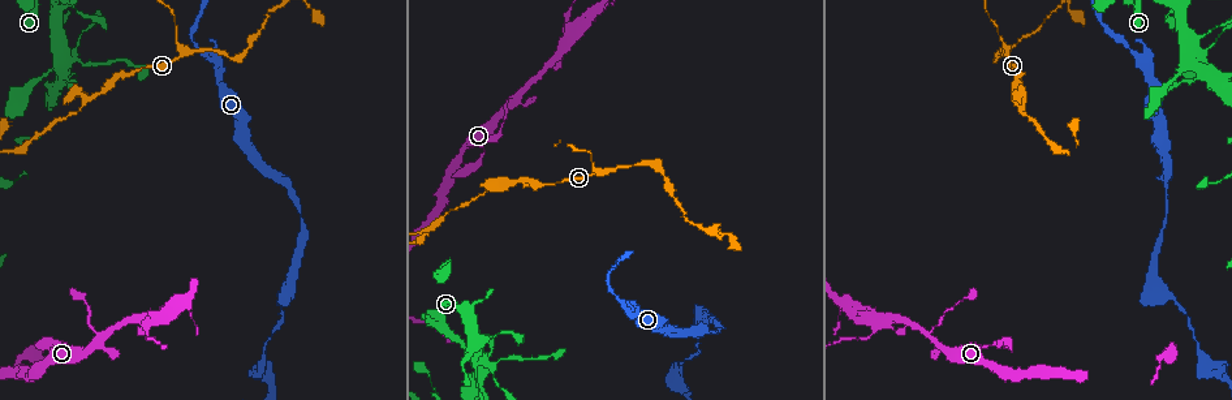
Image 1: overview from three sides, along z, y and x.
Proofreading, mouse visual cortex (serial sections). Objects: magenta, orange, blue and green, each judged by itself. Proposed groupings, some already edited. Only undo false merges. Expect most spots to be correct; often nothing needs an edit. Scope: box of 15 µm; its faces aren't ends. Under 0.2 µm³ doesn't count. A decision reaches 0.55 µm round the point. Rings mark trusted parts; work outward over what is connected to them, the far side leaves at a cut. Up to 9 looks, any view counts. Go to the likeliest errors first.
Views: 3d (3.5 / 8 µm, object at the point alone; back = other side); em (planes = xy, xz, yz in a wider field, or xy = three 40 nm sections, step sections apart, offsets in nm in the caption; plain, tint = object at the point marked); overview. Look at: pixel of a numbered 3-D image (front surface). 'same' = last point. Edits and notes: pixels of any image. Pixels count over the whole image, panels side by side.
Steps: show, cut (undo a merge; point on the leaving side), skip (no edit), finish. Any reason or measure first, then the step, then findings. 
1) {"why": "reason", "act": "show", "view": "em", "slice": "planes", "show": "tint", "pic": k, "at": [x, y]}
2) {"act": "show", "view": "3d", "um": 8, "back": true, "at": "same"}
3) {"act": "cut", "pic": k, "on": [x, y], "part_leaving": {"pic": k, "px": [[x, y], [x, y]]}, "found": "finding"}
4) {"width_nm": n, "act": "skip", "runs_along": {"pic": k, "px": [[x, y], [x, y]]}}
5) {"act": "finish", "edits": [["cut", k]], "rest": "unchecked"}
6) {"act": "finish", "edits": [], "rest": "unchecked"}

{"why": "side arm on a straight run", "act": "show", "view": "3d", "um": 3.5, "pic": 1, "at": [561, 50]}

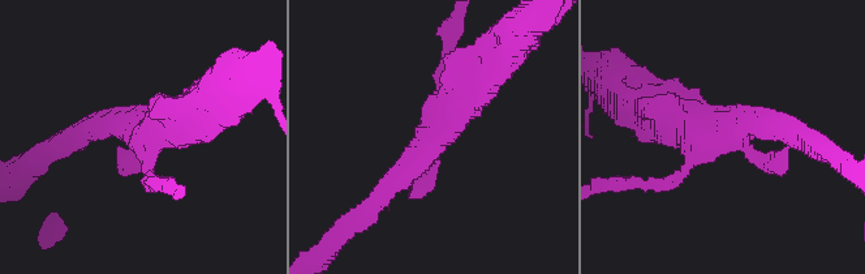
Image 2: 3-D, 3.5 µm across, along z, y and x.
{"act": "show", "view": "em", "slice": "planes", "show": "plain", "pic": 2, "at": [732, 126]}

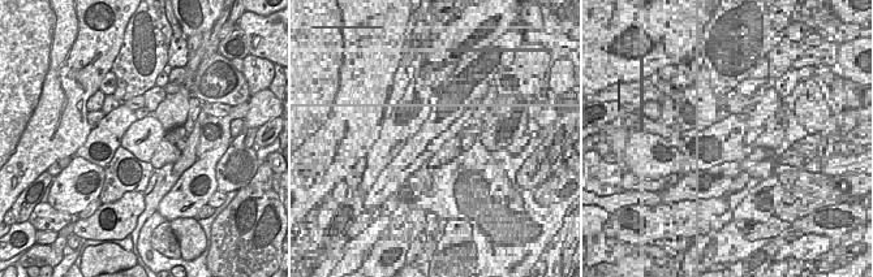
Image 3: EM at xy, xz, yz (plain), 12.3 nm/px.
{"why": "with the object marked", "act": "show", "view": "em", "slice": "planes", "show": "tint", "at": "same"}

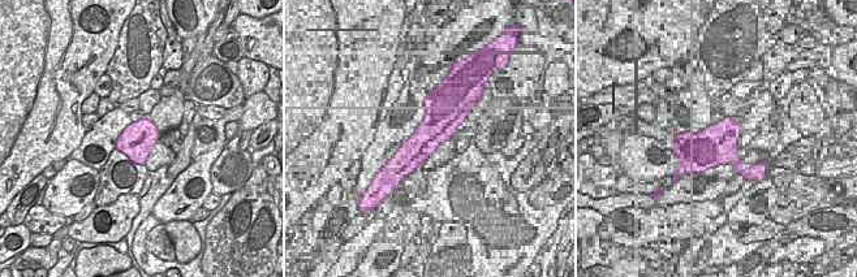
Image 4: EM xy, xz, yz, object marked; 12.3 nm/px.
{"act": "skip", "found": "one cell here"}

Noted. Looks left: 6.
{"why": "sharp bend", "act": "show", "view": "3d", "um": 3.5, "pic": 1, "at": [187, 51]}

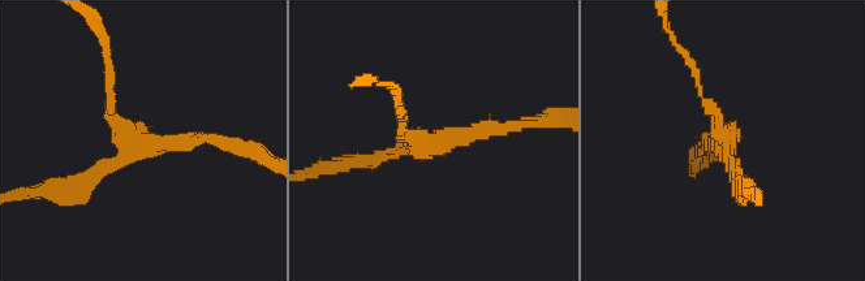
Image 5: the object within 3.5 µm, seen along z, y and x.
{"arms": 3, "arm_widths_nm": [100, 200, 200], "act": "show", "view": "em", "slice": "planes", "show": "tint", "pic": 5, "at": [141, 147]}

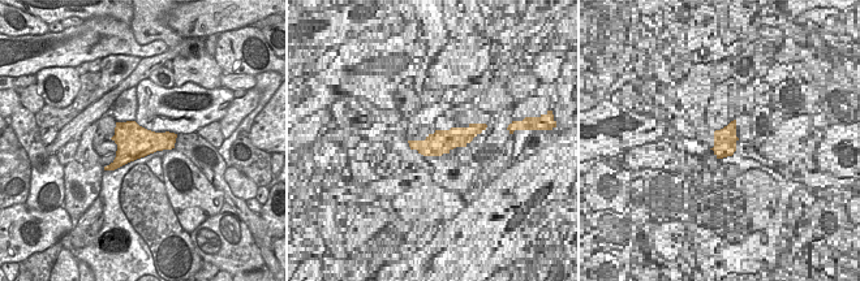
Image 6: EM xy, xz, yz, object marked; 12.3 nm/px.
{"act": "skip", "runs_along": {"pic": 5, "px": [[68, 189], [143, 145], [219, 141]]}, "found": "continuous, no second cell"}

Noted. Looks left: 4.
{"why": "a narrow waist", "act": "show", "view": "3d", "um": 3.5, "pic": 1, "at": [1187, 59]}

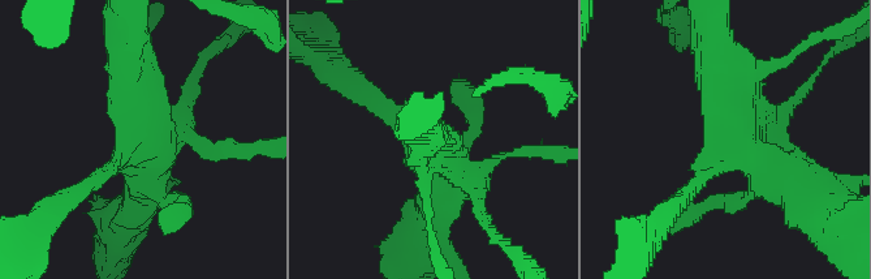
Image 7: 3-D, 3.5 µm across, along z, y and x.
{"why": "need the tissue", "act": "show", "view": "em", "slice": "xy", "step": 1, "show": "tint", "pic": 7, "at": [734, 144]}

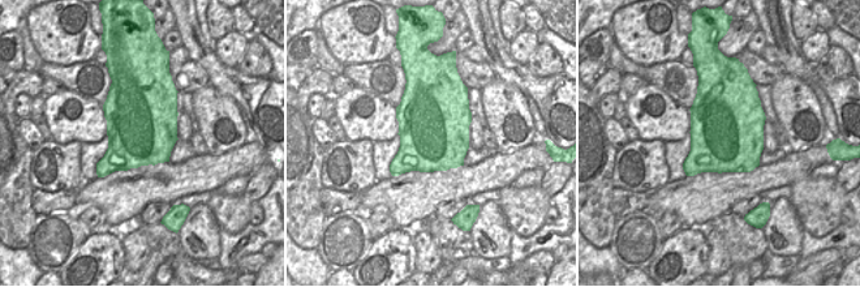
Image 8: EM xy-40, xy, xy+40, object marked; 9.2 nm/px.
{"act": "skip", "runs_along": {"pic": 7, "px": [[715, 44], [745, 147], [788, 184]]}, "found": "continuous, no second cell"}

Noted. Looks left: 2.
{"act": "finish", "edits": [], "rest": "unchecked"}

